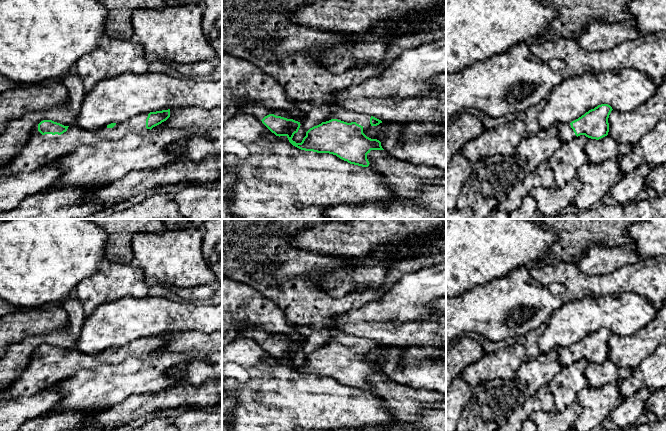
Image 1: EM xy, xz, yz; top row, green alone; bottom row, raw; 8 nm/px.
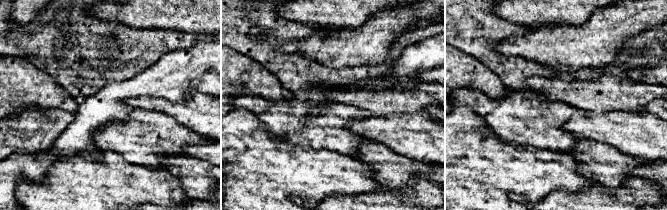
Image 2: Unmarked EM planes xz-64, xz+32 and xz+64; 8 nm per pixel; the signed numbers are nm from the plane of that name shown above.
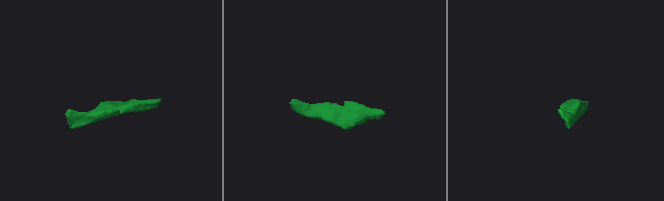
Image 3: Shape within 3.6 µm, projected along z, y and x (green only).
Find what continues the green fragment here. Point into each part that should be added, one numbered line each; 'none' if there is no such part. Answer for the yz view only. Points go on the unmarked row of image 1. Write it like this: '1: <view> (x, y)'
1: yz (565, 357)

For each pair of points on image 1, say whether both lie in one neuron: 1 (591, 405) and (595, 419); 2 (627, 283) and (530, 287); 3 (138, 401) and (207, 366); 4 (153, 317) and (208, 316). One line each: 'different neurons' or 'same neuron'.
1: same neuron
2: same neuron
3: different neurons
4: same neuron

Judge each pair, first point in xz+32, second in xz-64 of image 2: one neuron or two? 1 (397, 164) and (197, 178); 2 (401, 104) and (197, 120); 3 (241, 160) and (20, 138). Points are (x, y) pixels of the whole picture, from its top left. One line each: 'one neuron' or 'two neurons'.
1: one neuron
2: one neuron
3: one neuron

